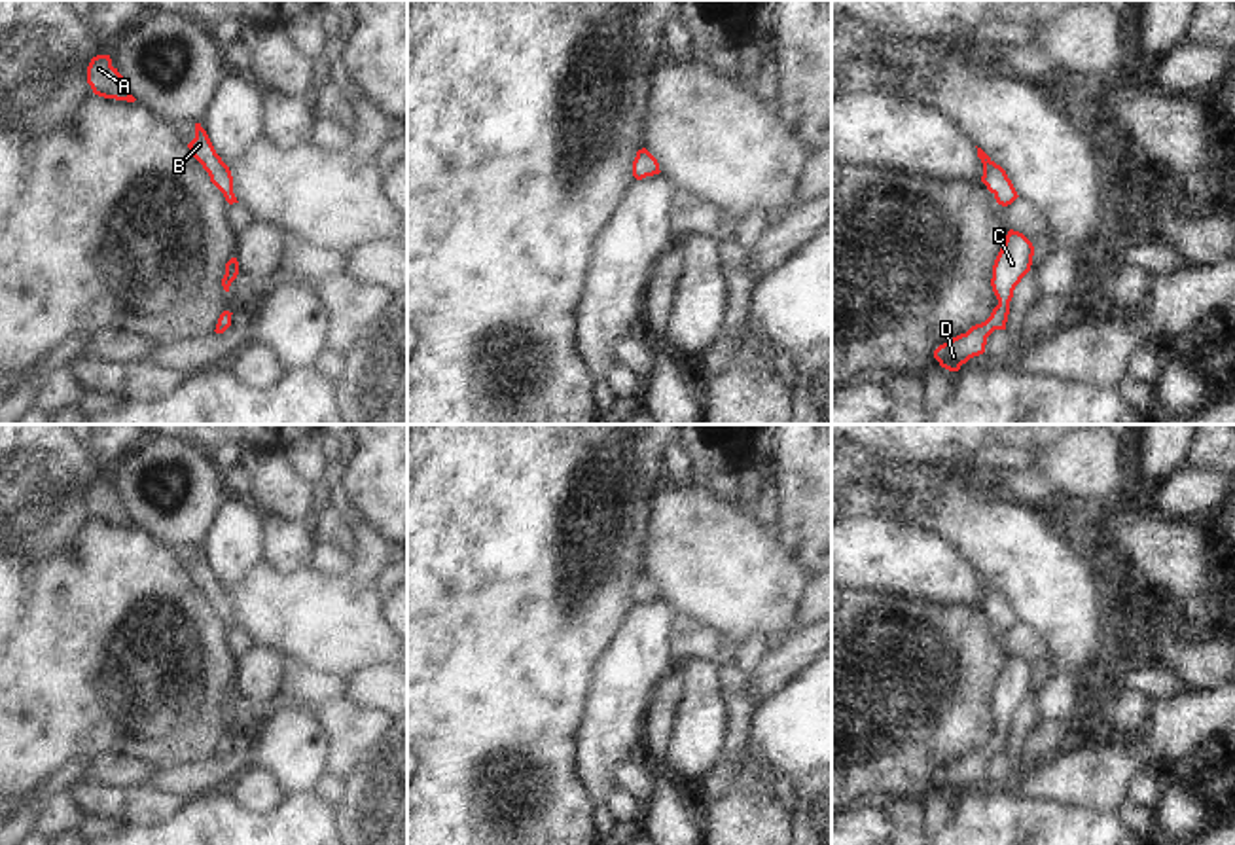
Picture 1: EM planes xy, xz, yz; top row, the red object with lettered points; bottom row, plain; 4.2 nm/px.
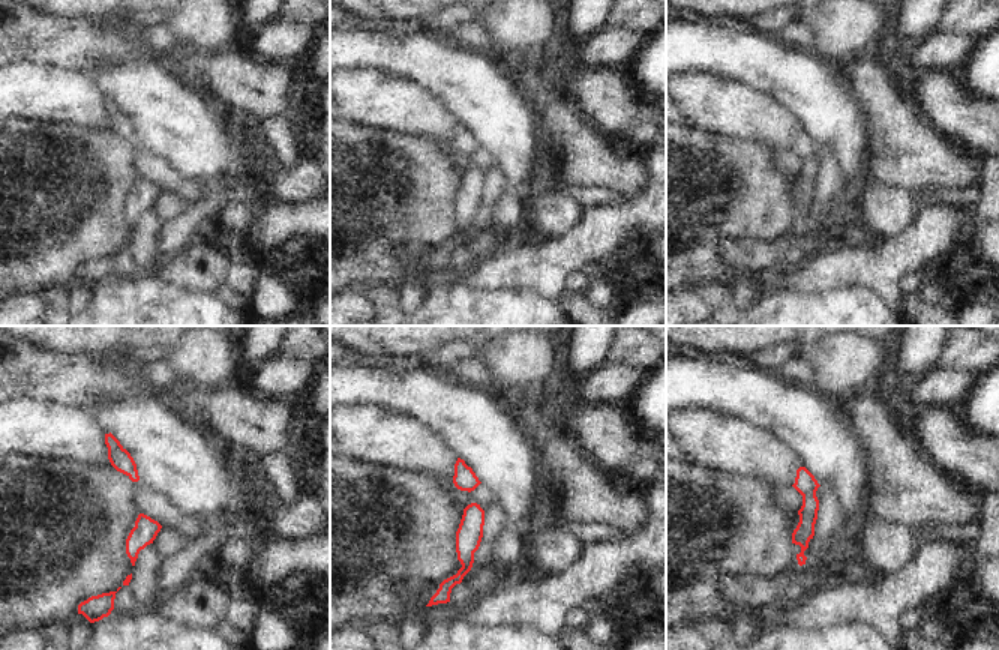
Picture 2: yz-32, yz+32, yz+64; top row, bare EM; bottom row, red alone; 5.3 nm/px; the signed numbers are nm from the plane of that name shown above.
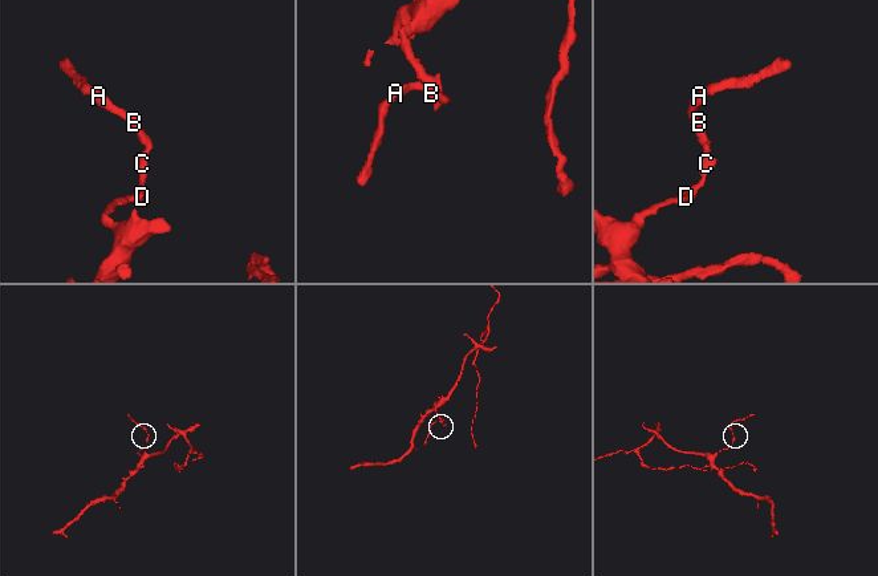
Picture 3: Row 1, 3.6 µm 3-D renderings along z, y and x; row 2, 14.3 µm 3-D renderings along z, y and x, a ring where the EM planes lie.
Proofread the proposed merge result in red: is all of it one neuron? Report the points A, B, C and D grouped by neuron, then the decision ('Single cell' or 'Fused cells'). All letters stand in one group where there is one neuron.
Groups: A B C D. Single cell.

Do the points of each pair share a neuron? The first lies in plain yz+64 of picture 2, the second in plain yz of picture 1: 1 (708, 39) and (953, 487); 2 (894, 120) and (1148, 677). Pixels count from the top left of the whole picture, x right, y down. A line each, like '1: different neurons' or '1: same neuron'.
1: different neurons
2: different neurons

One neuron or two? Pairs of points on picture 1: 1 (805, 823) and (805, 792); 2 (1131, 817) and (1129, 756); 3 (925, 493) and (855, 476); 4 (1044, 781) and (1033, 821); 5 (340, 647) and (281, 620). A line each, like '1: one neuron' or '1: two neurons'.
1: one neuron
2: two neurons
3: one neuron
4: two neurons
5: one neuron

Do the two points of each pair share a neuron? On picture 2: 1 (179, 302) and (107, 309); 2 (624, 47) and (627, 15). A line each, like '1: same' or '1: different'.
1: same
2: different

